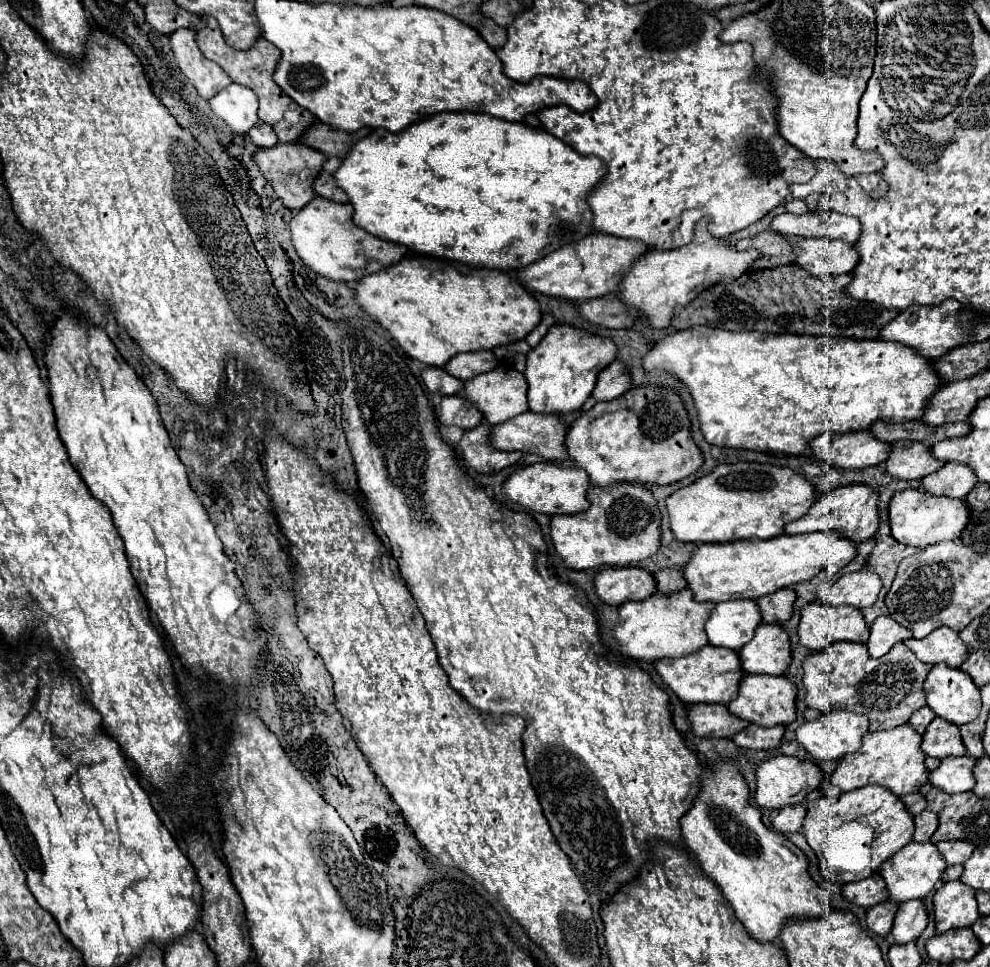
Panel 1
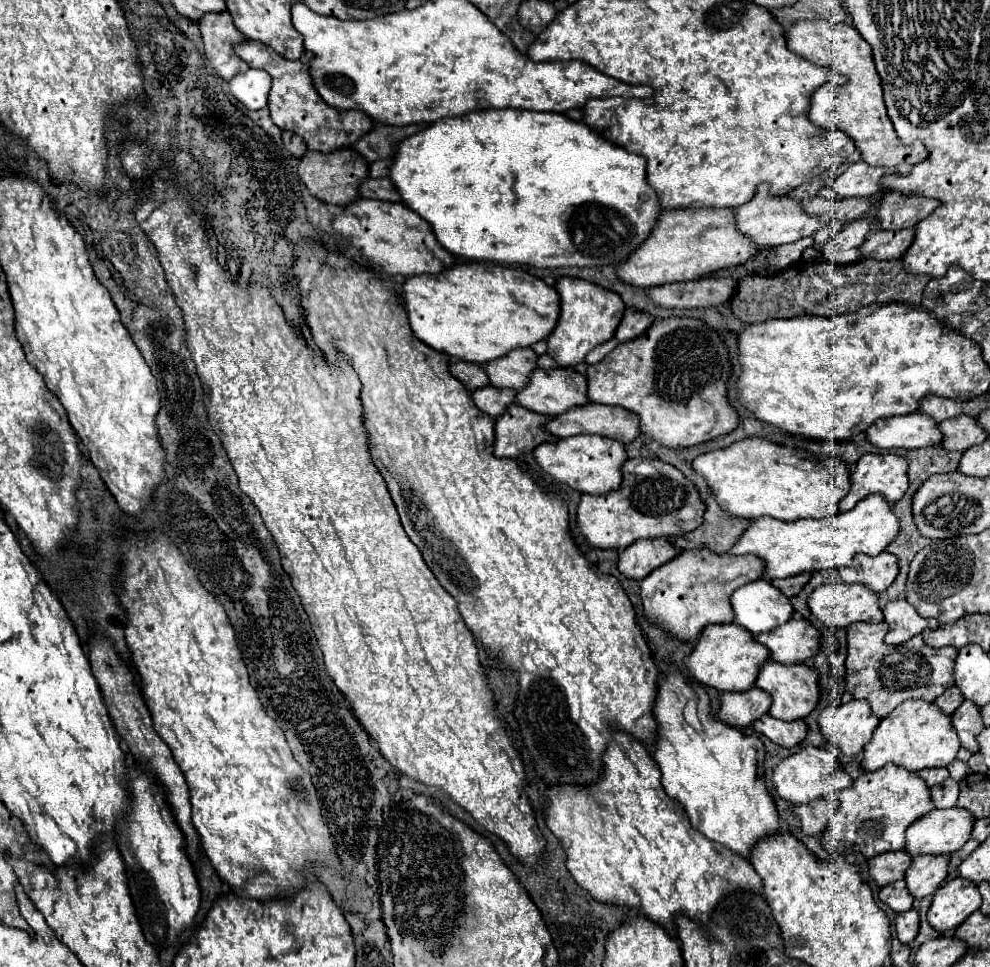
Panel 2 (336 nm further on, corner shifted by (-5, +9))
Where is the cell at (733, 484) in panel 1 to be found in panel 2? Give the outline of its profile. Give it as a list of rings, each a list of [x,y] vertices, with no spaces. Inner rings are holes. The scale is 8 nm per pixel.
[[[756,436],[700,454],[692,466],[706,478],[722,510],[752,520],[760,516],[772,516],[784,522],[828,518],[838,512],[840,500],[850,492],[850,470],[840,458],[810,456],[806,450],[788,448]]]

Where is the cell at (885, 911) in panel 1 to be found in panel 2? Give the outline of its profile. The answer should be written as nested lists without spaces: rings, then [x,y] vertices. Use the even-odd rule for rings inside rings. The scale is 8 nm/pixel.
[[[898,880],[898,882],[890,884],[890,886],[880,888],[878,898],[886,906],[890,906],[894,912],[906,912],[906,910],[910,910],[914,906],[914,896],[908,892],[904,880]]]

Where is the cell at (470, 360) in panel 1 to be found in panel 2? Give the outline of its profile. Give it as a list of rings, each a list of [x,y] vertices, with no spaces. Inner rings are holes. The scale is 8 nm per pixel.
[[[516,348],[510,354],[488,362],[484,368],[492,386],[522,390],[528,384],[532,370],[536,368],[536,360],[538,354],[534,354],[532,348]]]

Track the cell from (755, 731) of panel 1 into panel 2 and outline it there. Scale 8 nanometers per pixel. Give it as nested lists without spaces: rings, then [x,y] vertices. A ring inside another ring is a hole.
[[[764,714],[760,720],[756,720],[754,730],[768,736],[774,744],[778,744],[782,748],[792,748],[792,746],[800,744],[808,734],[808,726],[804,720],[784,722],[770,714]]]

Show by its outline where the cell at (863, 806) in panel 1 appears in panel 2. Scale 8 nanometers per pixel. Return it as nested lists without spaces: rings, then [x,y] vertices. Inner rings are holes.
[[[886,764],[884,768],[880,768],[876,772],[864,772],[862,776],[858,776],[854,780],[854,784],[850,788],[838,792],[838,808],[830,816],[826,836],[832,836],[836,840],[844,840],[844,842],[856,846],[866,858],[872,858],[872,856],[878,856],[878,854],[884,854],[884,852],[890,852],[890,850],[904,850],[906,828],[914,820],[918,820],[920,816],[930,812],[932,808],[934,808],[934,802],[932,802],[932,796],[930,796],[930,788],[922,782],[922,778],[918,778],[916,772],[902,770],[902,766]]]

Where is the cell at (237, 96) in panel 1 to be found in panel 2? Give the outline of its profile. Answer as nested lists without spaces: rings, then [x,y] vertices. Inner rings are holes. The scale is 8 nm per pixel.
[[[250,68],[244,74],[238,74],[230,80],[230,92],[250,110],[260,110],[268,102],[272,78],[266,70]]]

